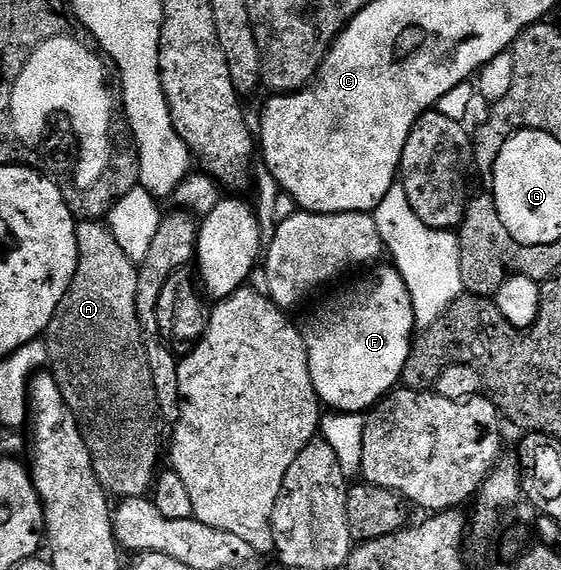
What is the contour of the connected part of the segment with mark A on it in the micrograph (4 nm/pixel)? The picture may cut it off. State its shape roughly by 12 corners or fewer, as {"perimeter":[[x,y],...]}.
{"perimeter":[[81,221],[44,333],[108,497],[151,491],[160,413],[138,270]]}

